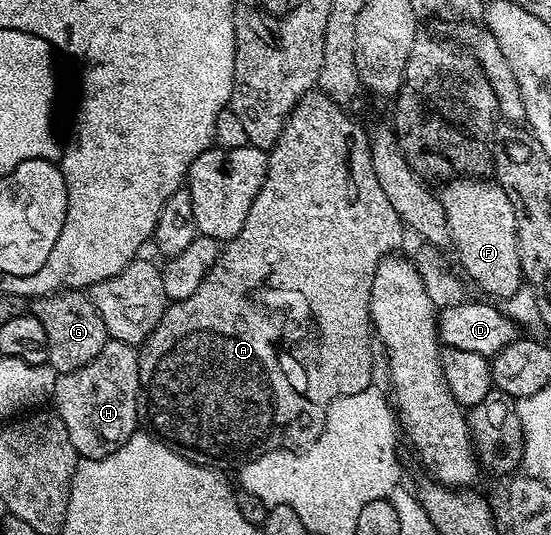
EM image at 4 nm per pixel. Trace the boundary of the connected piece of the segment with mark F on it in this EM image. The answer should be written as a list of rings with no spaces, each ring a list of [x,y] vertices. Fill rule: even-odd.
[[[451,183],[437,196],[444,206],[450,246],[455,247],[468,277],[492,300],[506,301],[516,295],[525,280],[517,249],[517,217],[505,189],[488,183]]]

